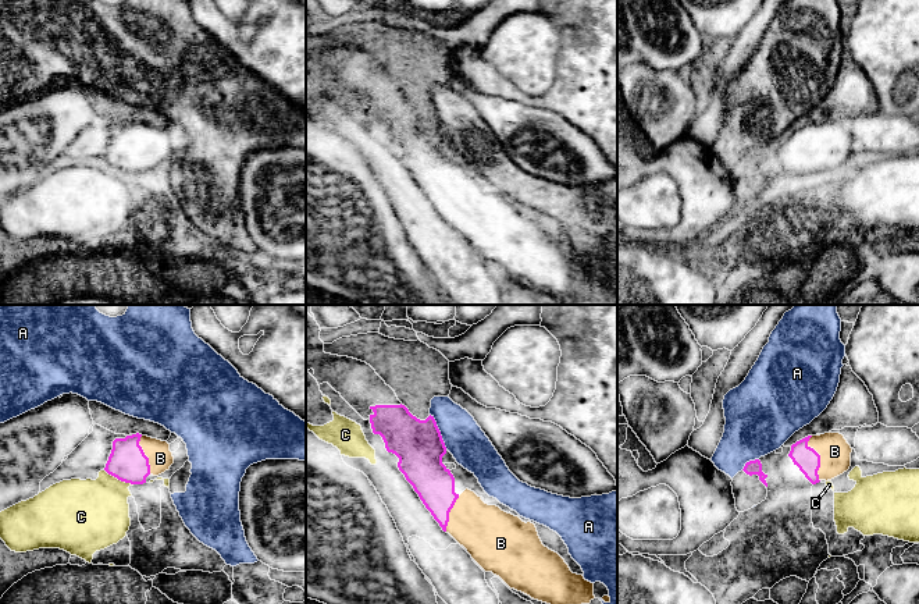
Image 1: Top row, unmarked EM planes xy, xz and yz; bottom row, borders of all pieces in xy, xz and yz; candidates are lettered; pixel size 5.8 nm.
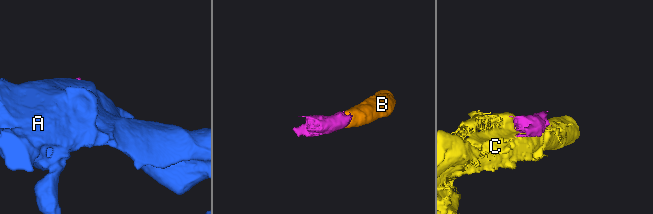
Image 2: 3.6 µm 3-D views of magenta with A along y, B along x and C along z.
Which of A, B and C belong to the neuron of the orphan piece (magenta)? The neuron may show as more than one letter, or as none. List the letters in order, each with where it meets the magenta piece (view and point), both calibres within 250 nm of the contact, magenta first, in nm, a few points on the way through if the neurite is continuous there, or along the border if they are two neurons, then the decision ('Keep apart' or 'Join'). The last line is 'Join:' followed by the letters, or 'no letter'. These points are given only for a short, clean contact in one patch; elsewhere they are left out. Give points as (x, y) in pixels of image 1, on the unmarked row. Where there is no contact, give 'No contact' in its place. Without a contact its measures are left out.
A: Touches magenta at xz (440, 120). Thickness 280 nm (magenta) against 220 nm. Boundary: xz (430, 102), (446, 137). Keep apart
B: Touches magenta at yz (819, 146). Thickness 140 nm (magenta) against 180 nm. Path across: yz (808, 149), (819, 146), (834, 139). Join
C: Touches magenta at xy (118, 167). Thickness 220 nm (magenta) against 400 nm. Keep apart
Join: B

